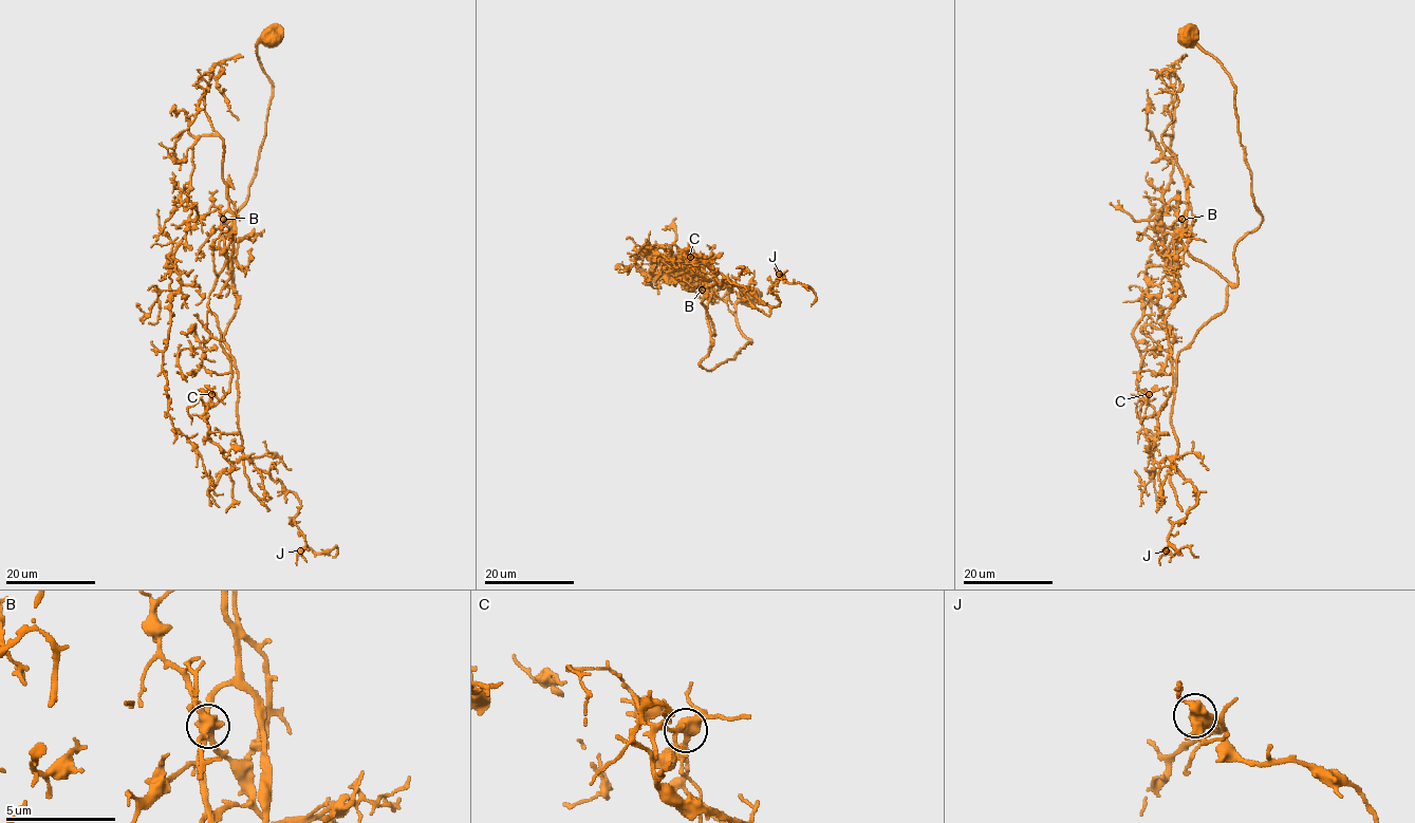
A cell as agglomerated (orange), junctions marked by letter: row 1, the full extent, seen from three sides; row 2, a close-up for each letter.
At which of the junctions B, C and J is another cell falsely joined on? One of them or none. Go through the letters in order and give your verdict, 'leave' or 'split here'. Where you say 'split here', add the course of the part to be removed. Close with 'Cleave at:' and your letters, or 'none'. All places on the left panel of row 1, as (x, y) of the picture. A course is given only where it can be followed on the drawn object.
B: leave
C: leave
J: leave
Cleave at: none

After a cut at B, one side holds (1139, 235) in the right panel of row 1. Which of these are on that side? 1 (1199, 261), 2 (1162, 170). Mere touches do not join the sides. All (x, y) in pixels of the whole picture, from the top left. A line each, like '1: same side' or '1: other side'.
1: same side
2: same side

